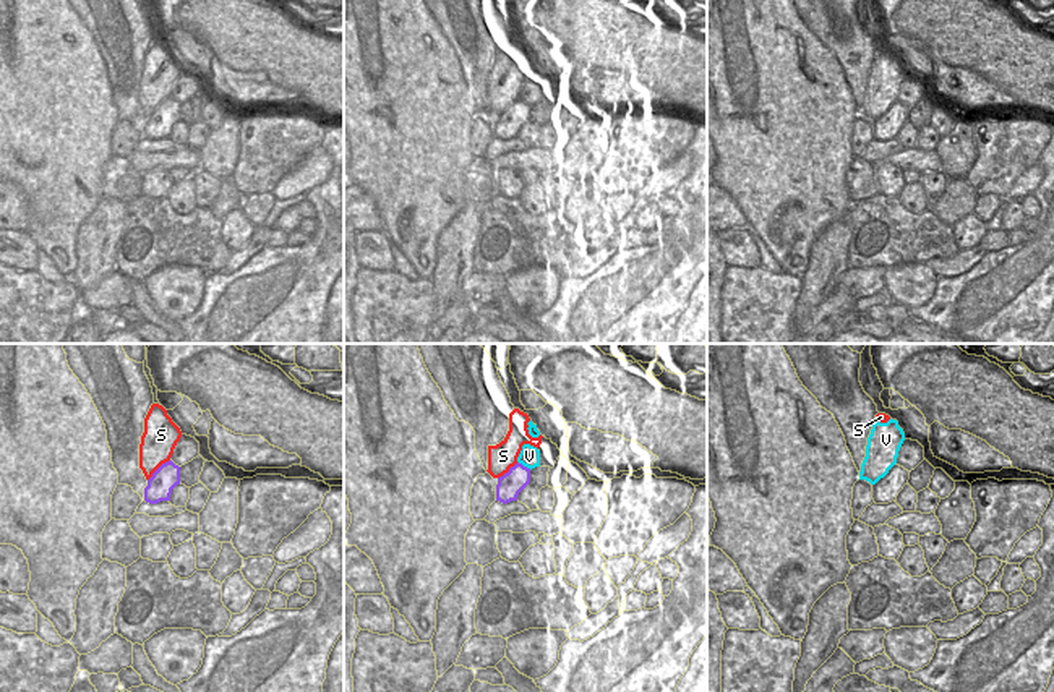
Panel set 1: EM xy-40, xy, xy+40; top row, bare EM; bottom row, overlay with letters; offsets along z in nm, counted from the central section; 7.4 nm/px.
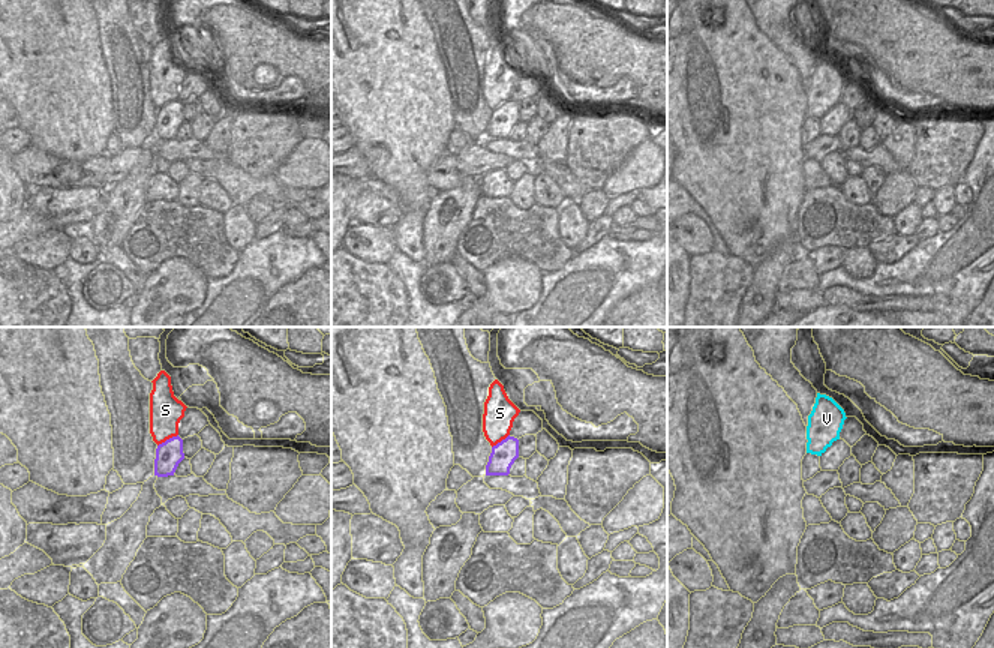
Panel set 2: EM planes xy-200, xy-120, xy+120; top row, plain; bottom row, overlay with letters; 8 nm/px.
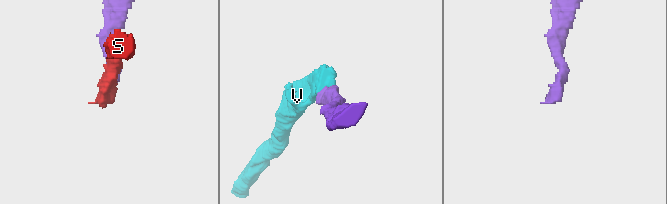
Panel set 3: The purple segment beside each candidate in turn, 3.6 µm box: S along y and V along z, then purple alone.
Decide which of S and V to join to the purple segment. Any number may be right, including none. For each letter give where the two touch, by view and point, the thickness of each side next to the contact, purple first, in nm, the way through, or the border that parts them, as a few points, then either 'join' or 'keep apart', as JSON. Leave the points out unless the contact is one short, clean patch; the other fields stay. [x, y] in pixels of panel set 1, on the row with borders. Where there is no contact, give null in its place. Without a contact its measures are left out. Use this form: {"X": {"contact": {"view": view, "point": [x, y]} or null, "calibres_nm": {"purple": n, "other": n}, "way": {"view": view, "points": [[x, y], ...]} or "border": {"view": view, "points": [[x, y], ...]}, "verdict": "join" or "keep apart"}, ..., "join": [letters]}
{"S": {"contact": {"view": "xy-40", "point": [158, 469]}, "calibres_nm": {"purple": 190, "other": 260}, "border": {"view": "xy-40", "points": [[169, 459], [148, 480]]}, "verdict": "keep apart"}, "V": {"contact": {"view": "xy", "point": [522, 465]}, "calibres_nm": {"purple": 190, "other": 150}, "border": {"view": "xy", "points": [[518, 461], [531, 469]]}, "verdict": "keep apart"}, "join": []}

